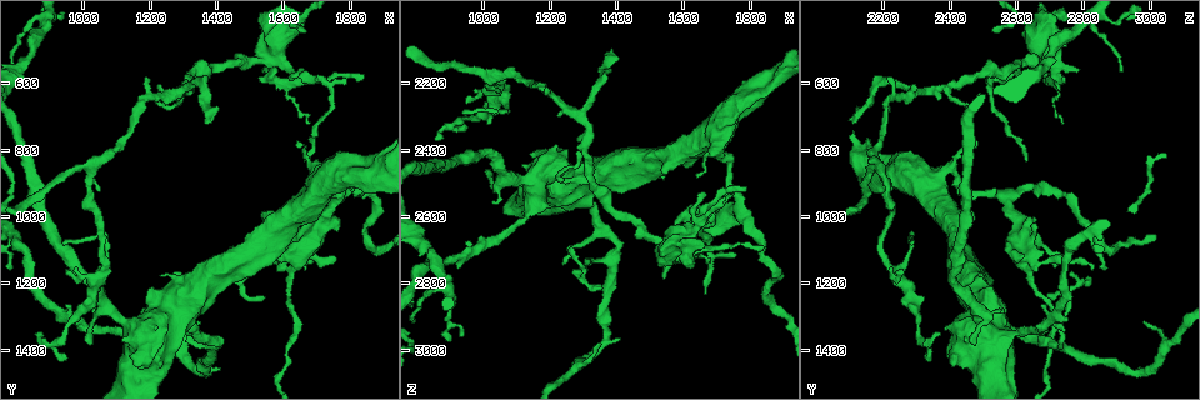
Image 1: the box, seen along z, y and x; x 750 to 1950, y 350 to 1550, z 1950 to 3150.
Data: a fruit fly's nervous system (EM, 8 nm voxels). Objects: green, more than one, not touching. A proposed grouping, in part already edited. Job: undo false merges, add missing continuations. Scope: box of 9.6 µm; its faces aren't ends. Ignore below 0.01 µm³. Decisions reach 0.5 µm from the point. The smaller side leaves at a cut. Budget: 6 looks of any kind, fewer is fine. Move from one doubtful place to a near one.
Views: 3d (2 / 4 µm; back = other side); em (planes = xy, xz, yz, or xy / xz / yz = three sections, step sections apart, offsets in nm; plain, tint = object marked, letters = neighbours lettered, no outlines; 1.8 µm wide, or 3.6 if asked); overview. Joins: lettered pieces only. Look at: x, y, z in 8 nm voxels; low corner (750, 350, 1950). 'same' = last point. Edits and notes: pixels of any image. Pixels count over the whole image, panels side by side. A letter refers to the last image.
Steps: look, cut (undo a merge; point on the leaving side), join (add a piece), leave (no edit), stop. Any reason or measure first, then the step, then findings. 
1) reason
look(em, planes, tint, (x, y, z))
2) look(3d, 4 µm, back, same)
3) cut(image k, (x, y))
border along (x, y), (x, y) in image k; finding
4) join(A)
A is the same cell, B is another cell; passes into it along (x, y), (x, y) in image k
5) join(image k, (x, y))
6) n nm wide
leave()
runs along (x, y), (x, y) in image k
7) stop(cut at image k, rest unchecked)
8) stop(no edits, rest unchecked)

an open end
look(3d, 4 µm, (1230, 630, 2490))

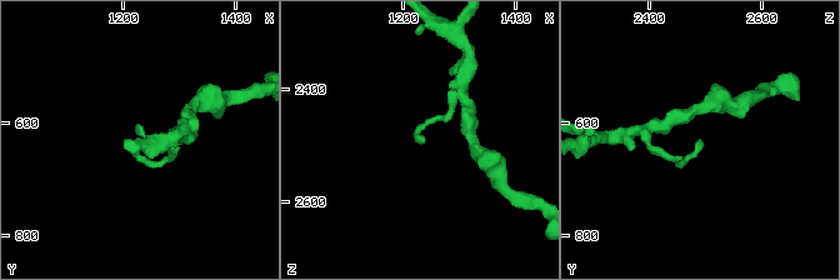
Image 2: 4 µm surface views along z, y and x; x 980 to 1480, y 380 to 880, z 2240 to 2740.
look(em, planes, letters, (1230, 625, 2490))

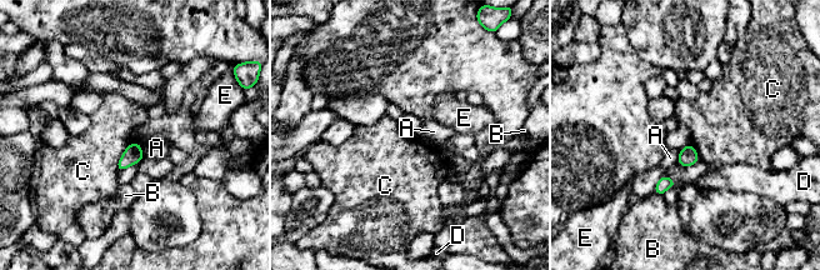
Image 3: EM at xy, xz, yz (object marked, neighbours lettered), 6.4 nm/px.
leave()
A, B, C, D and E are other cells; border along (136, 141), (121, 155), (118, 170) in image 3; no lettered piece goes on from it

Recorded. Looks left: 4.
stops while still wide
look(em, planes, letters, (1570, 1110, 2620))

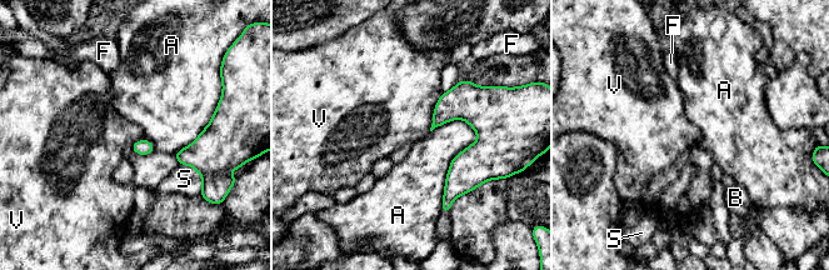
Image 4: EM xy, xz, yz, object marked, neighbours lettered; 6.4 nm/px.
leave()
A, B, F, S and V are other cells; border along (443, 94), (435, 105), (429, 130) in image 4; none of them fits

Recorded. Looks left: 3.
thick turns thin
look(3d, 4 µm, (1560, 580, 2720))

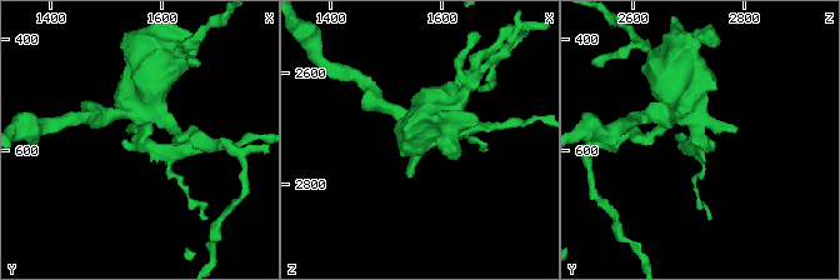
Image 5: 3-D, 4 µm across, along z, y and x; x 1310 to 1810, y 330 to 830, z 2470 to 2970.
look(em, planes, letters, (1575, 580, 2715))

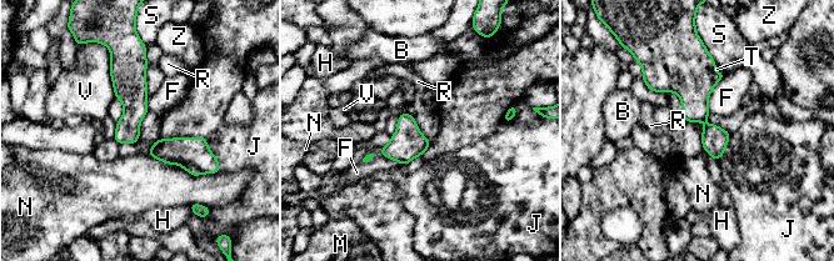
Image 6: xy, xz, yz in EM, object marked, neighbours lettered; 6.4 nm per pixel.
leave()
B, F, H, J, M, N, R, S, T, V and Z are other cells; border along (148, 64), (145, 71), (146, 93) in image 6; continuous, no second neuron

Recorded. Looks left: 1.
stop(no edits, rest unchecked)

